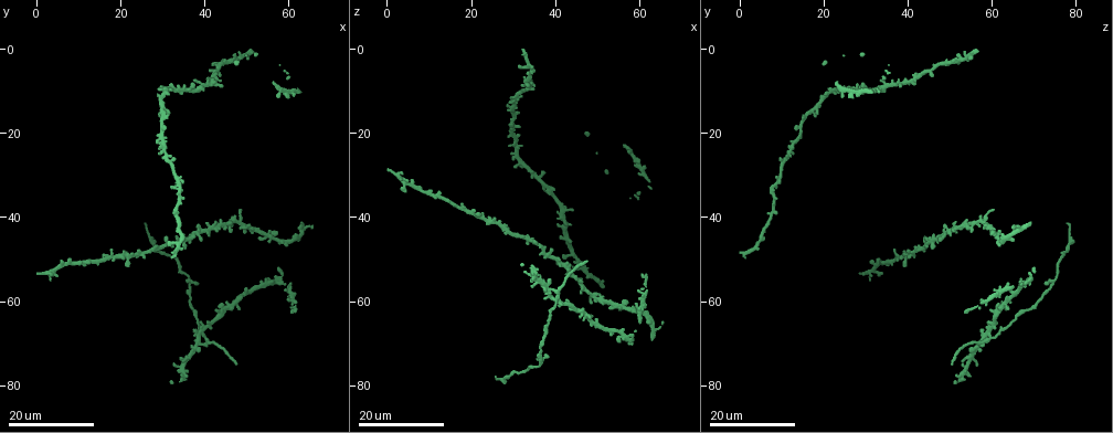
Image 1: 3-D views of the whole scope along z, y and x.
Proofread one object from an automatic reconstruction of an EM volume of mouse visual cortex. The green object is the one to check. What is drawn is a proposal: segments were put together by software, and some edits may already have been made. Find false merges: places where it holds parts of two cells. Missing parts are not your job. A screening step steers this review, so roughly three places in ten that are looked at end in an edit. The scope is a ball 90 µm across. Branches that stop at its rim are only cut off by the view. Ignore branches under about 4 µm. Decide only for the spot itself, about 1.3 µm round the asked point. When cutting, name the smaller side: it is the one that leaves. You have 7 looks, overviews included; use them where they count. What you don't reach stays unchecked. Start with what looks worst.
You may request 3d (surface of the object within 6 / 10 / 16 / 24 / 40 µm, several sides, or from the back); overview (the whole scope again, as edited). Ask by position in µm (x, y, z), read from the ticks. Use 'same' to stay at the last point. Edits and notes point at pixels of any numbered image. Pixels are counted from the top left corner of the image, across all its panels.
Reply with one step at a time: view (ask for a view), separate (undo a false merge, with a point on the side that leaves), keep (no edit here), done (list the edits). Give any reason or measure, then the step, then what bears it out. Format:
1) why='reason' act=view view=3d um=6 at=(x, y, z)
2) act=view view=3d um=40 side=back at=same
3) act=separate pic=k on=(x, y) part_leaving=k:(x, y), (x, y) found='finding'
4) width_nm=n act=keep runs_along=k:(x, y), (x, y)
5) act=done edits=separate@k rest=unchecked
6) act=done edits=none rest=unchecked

why='three arms meet' act=view view=3d um=24 at=(2.5, 53.5, 30.5)

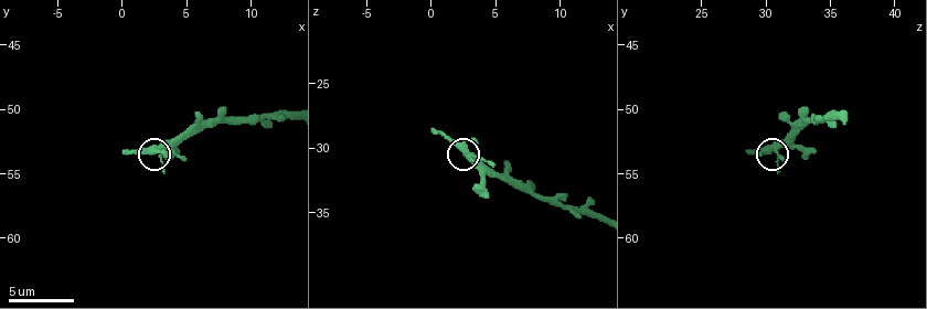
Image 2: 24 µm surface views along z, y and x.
why='closer look' act=view view=3d um=6 at=(2.0, 53.0, 30.0)

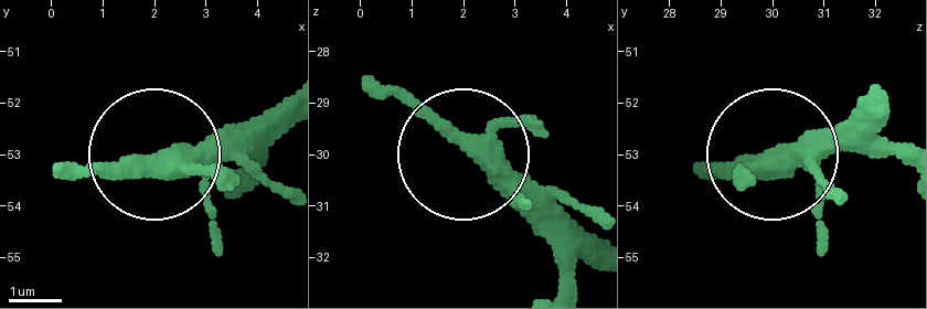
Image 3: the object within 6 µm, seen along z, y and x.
arms=3 act=keep found='continuous, no second cell'

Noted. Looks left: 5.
why='thin arm on a thick one' act=view view=3d um=16 at=(17.5, 48.5, 37.5)

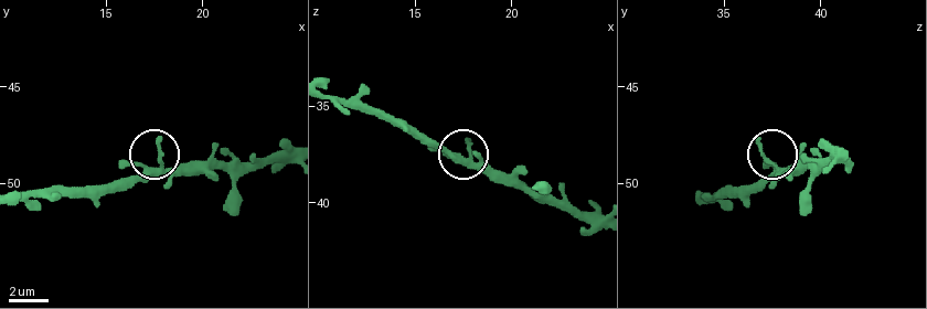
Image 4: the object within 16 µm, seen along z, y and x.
why='closer look' act=view view=3d um=10 at=(17.7, 48.9, 37.5)

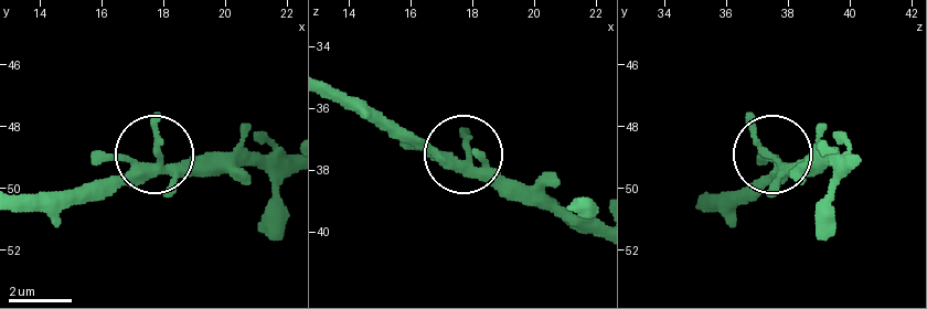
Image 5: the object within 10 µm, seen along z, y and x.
width_nm=290 act=keep runs_along=5:(596, 234), (510, 195), (470, 158), (438, 158), (409, 142) found='continuous, no second cell'

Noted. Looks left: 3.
why='three-way junction' act=view view=3d um=24 at=(38.0, 70.5, 57.5)

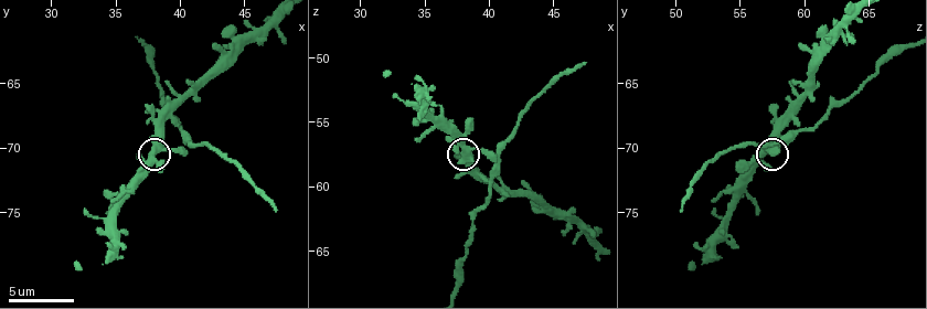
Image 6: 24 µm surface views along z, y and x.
act=view view=3d um=10 at=(38.4, 70.2, 57.2)

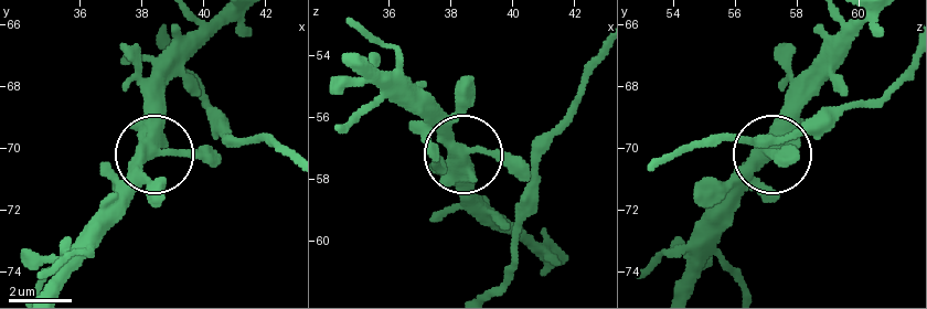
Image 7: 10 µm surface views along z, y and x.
arms=3 act=keep found='one cell here'

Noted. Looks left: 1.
act=done edits=none rest=unchecked

